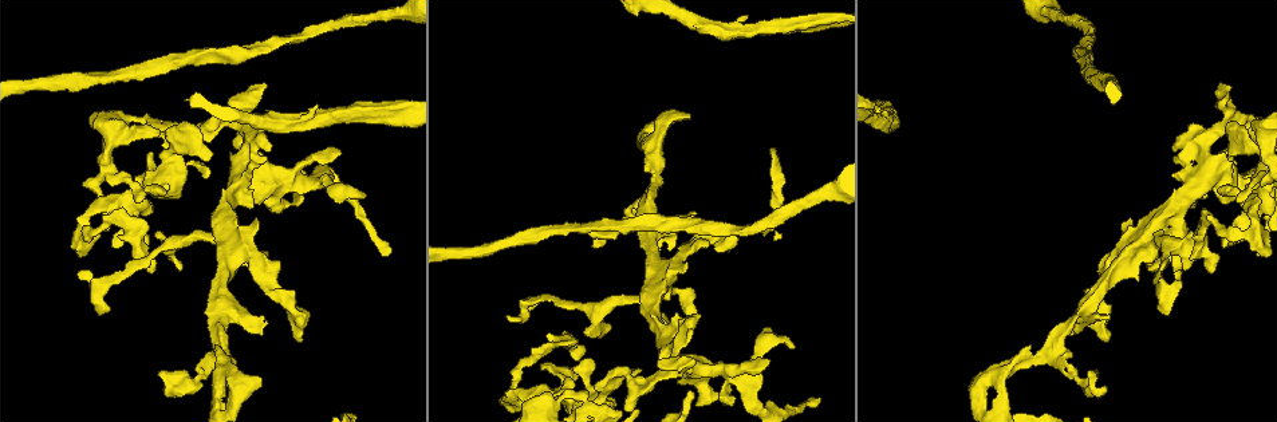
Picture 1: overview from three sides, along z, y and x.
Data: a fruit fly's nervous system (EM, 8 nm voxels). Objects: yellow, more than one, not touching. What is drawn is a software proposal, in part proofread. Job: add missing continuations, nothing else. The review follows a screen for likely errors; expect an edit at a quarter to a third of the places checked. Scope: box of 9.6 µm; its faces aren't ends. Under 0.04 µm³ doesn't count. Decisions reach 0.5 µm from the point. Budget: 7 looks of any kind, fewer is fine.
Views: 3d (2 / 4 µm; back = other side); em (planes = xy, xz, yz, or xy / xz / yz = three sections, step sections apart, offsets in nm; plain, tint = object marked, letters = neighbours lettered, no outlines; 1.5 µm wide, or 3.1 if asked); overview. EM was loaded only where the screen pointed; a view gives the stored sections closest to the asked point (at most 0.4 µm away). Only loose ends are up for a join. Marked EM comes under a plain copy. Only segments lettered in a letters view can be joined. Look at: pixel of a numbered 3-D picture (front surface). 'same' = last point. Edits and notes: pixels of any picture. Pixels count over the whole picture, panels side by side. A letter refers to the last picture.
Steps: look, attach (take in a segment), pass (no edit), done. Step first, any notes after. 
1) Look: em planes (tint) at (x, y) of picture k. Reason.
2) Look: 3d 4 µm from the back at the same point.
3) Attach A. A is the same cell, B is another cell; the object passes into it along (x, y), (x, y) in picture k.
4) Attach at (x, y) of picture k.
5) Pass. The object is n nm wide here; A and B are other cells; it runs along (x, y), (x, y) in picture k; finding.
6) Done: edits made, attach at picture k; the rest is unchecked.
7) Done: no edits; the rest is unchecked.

Look: 3d 4 µm at (81, 274) of picture 1. Branch stops here.

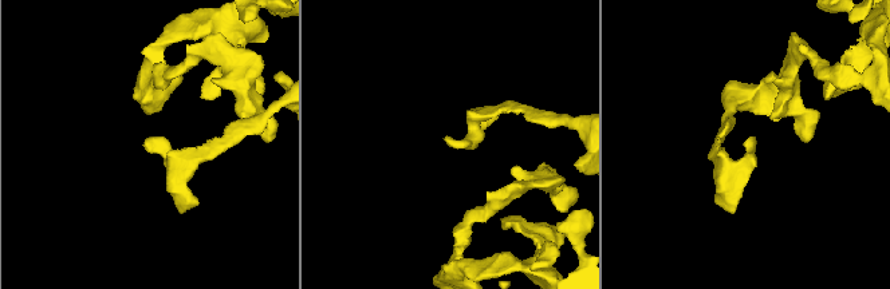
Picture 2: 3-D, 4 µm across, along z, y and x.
Look: em planes (tint) at (747, 142) of picture 2. Need the tissue.

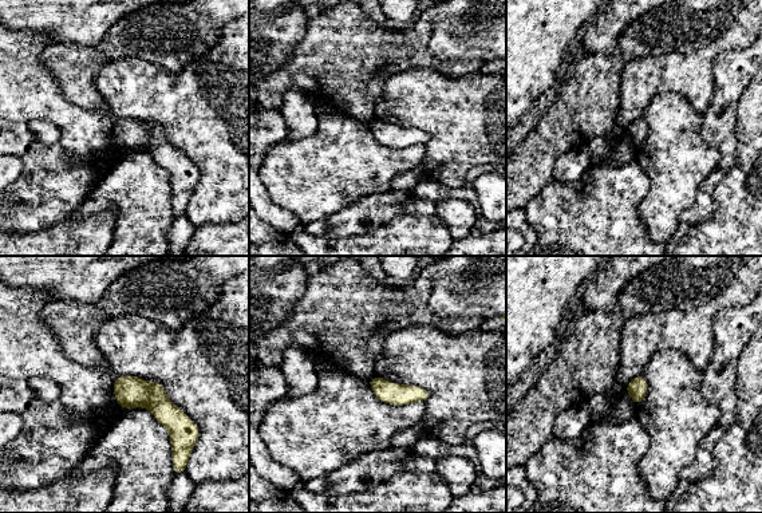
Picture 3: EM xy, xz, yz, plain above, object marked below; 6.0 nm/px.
Look: em planes (letters) at the same point.

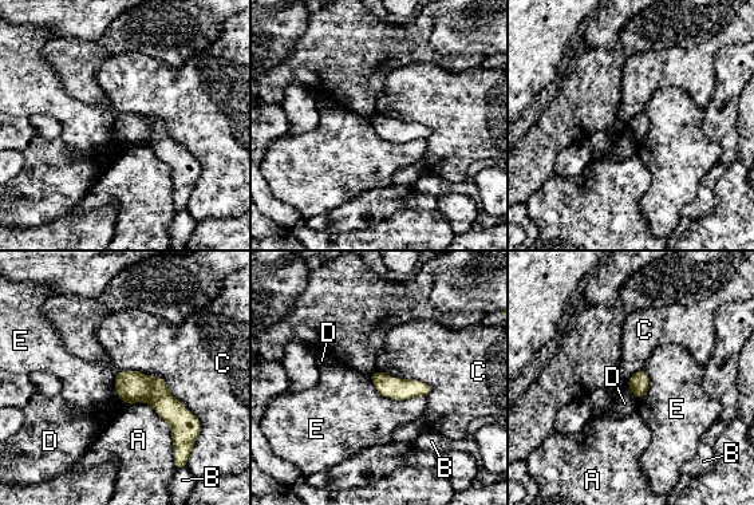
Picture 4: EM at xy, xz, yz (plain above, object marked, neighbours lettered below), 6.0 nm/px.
Pass. A, B, C, D and E are other cells; it runs along (119, 375), (190, 421) in picture 4; no lettered segment goes on from it.

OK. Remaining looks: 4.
Look: em planes (tint) at (697, 315) of picture 1.

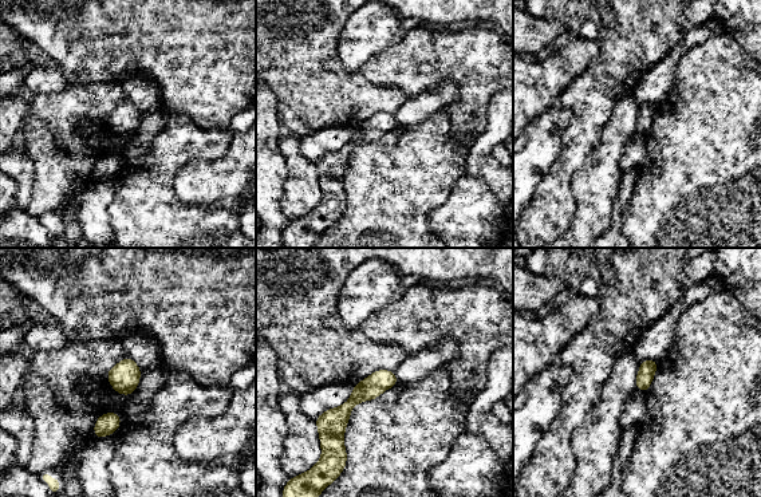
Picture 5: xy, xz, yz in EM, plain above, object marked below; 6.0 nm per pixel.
Look: em planes (letters) at the same point.

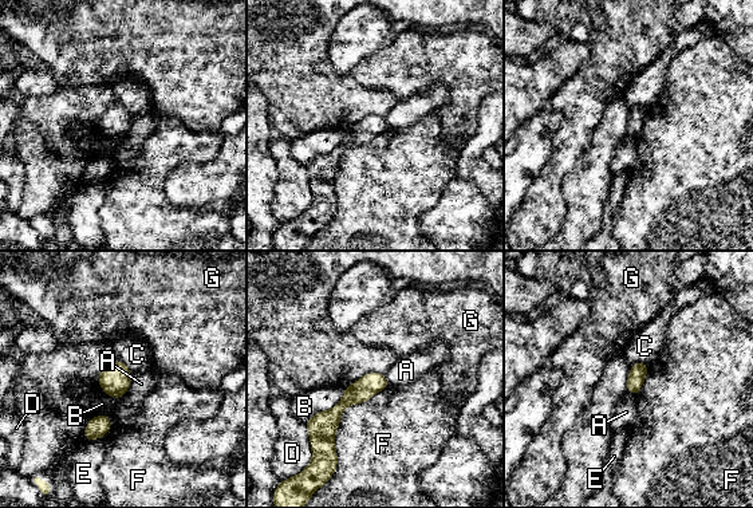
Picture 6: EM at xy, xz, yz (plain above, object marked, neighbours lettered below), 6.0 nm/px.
Pass. A, B, C, D, E, F and G are other cells; a border runs along (133, 374), (129, 389), (115, 398) in picture 6; no lettered segment goes on from it.

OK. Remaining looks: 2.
Done: no edits; the rest is unchecked.

